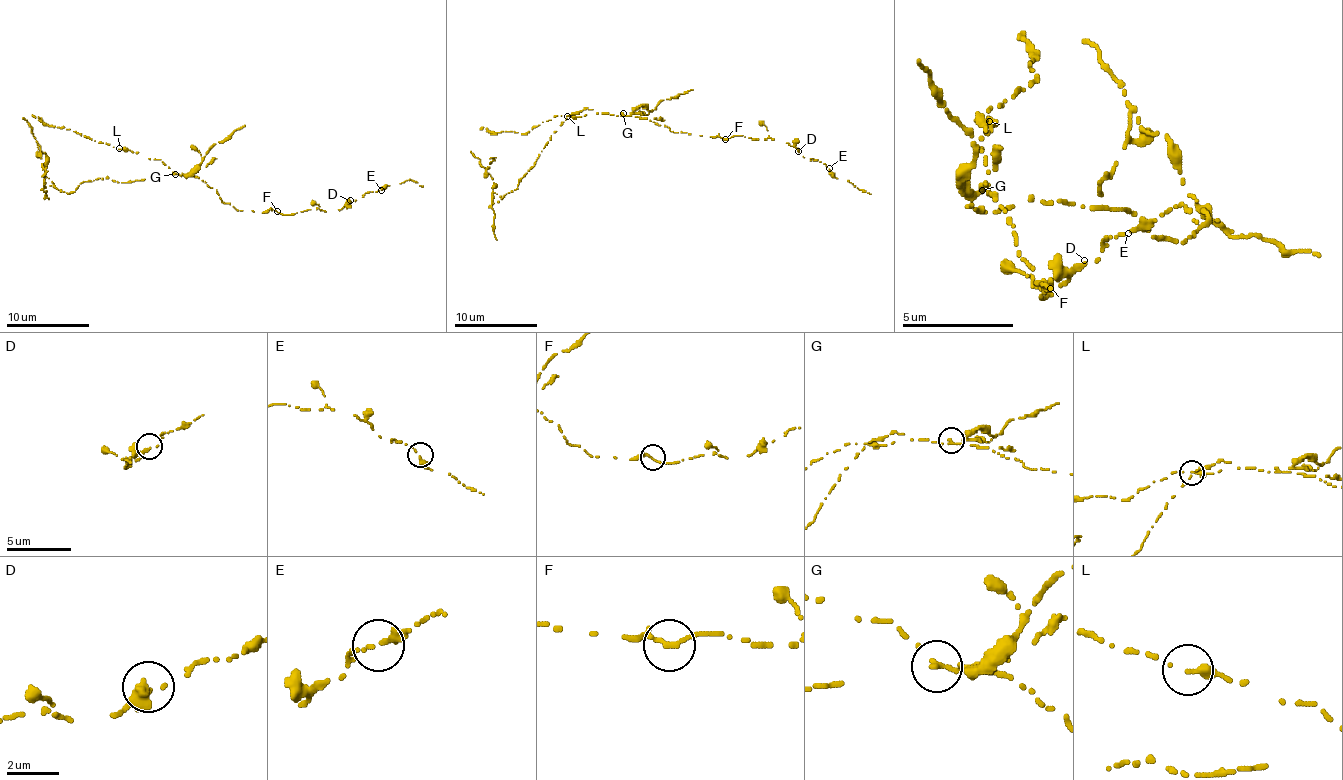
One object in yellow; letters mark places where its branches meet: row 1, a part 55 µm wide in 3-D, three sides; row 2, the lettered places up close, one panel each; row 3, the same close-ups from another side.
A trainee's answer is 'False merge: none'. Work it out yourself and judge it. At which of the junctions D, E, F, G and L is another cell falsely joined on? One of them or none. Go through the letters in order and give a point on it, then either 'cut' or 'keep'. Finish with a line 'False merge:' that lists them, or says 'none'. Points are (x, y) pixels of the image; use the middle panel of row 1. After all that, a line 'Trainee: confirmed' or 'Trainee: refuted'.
D: place (798, 151); keep
E: place (829, 168); keep
F: place (725, 139); keep
G: place (623, 113); cut
L: place (567, 116); keep
False merge: G
Trainee: refuted

